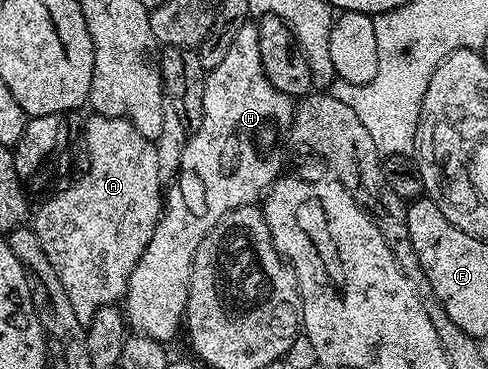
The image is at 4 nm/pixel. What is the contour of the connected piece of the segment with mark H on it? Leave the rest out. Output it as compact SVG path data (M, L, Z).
M250 20L242 28L238 28L238 36L234 36L222 64L207 71L202 96L202 128L198 128L198 132L189 137L182 152L180 171L169 185L173 186L169 190L167 187L154 236L150 236L146 252L142 252L138 264L134 264L134 272L130 272L122 309L127 325L135 333L145 334L165 344L171 343L171 338L179 330L181 333L182 319L188 308L194 256L202 240L208 235L210 228L214 228L214 224L222 220L222 216L237 210L239 206L259 203L266 192L271 190L272 183L281 177L280 154L276 151L276 145L280 142L280 130L287 131L293 125L293 113L294 99L278 92L278 88L270 84L262 68L262 52L258 52L258 25Z

